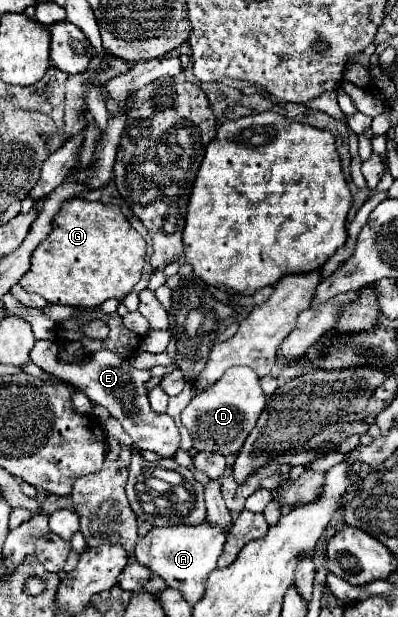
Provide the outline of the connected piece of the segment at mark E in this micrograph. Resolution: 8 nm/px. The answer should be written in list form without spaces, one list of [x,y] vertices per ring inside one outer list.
[[[36,341],[34,349],[30,351],[30,359],[40,369],[56,375],[64,383],[70,383],[70,385],[82,389],[92,403],[102,405],[112,417],[116,417],[122,423],[124,431],[134,439],[138,449],[156,451],[162,457],[170,457],[178,451],[180,435],[178,435],[176,423],[168,415],[156,415],[150,409],[148,391],[144,387],[146,381],[150,379],[148,371],[134,369],[128,361],[120,359],[116,353],[106,351],[106,349],[98,351],[98,353],[84,355],[76,363],[64,363],[58,359],[58,351],[56,351],[54,341]]]

